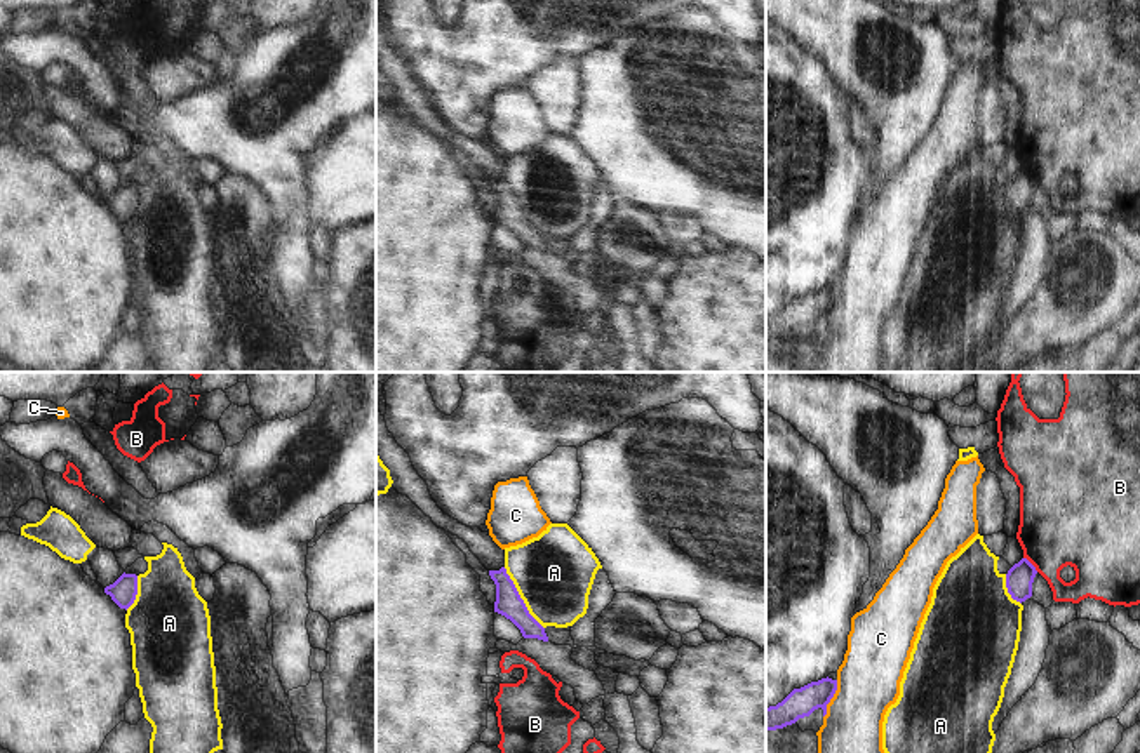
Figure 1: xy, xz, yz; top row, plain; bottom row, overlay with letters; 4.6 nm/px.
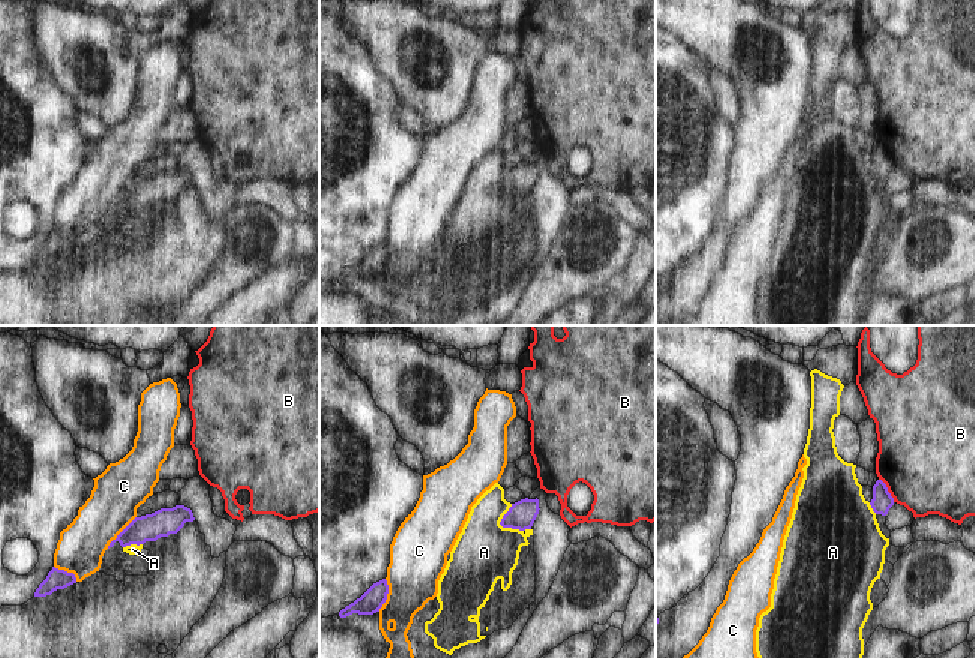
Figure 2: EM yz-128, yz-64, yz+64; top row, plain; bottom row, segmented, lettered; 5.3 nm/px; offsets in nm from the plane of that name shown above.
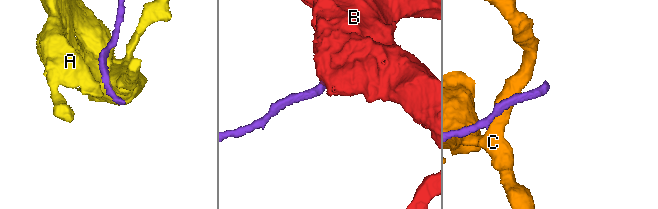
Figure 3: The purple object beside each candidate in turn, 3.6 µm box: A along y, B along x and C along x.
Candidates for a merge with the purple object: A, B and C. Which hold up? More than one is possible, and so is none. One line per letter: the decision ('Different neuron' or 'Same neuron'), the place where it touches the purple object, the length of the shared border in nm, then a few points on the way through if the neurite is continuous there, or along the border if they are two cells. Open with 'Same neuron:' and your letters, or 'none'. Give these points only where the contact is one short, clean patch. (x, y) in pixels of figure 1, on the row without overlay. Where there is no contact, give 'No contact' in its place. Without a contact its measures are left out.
Same neuron: none
A: Different neuron. Touches purple at xz (521, 209). Shared border 340 nm
B: Different neuron. Touches purple at yz (1031, 174). Shared border 100 nm. Boundary: yz (1024, 167), (1038, 181)
C: Different neuron. Touches purple at yz (831, 308). Shared border 190 nm

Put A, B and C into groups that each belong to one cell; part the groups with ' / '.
A / B / C

